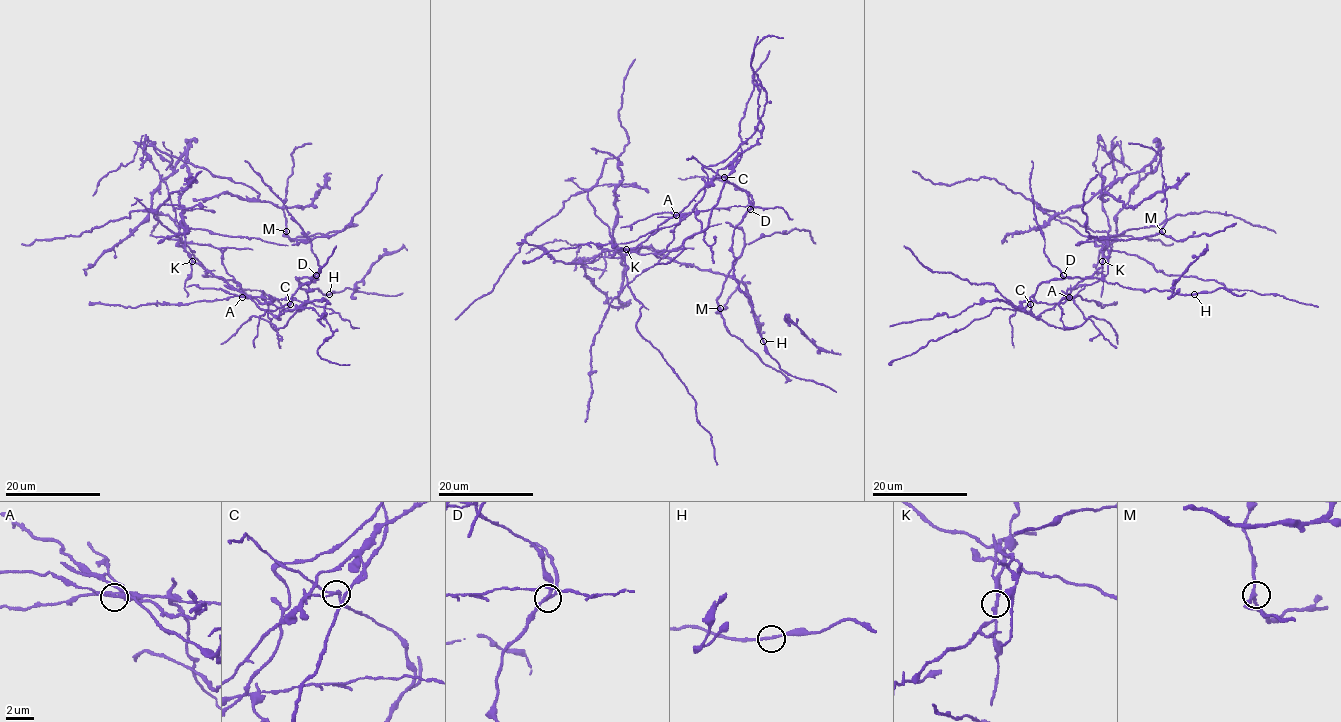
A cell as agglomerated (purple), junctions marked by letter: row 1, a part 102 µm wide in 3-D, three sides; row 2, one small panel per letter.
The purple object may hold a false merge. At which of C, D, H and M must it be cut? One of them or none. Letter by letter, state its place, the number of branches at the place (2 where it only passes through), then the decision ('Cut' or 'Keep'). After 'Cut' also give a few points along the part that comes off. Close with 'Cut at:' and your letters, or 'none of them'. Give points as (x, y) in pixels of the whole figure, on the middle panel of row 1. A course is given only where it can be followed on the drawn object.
C: Place: (724, 177). Branches: 3. Cut. Course of the part to remove: (724, 177), (714, 177), (632, 249), (617, 249), (585, 190), (573, 194), (528, 234), (493, 288), (455, 319)
D: Place: (750, 209). Branches: 3. Keep
H: Place: (763, 341). Branches: 2. Keep
M: Place: (720, 308). Branches: 3. Keep
Cut at: C

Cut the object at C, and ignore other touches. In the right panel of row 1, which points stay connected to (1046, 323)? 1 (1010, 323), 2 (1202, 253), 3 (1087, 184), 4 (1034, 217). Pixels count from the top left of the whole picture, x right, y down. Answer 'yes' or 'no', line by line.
1: no
2: no
3: no
4: no

